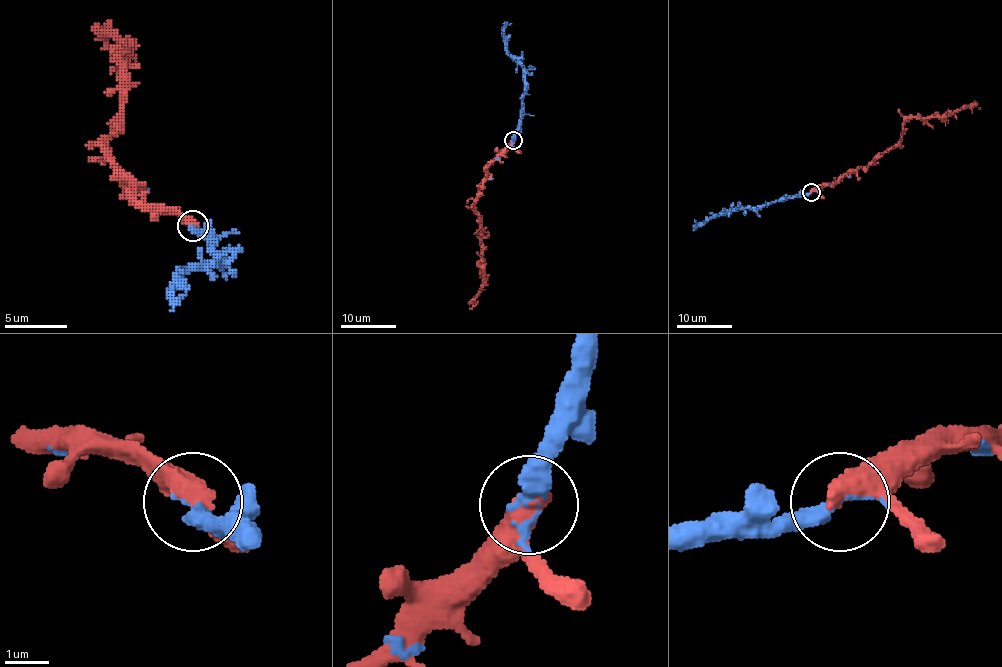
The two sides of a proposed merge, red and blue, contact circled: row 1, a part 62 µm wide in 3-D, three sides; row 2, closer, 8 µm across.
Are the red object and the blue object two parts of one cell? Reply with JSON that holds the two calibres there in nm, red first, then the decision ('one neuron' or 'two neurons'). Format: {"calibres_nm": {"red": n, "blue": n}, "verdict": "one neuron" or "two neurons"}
{"calibres_nm": {"red": 420, "blue": 280}, "verdict": "one neuron"}

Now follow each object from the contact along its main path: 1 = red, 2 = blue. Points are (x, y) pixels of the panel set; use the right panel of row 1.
1: (811, 193), (867, 168), (901, 140), (902, 126), (913, 117), (947, 117), (976, 105), (980, 109)
2: (811, 193), (758, 207), (728, 209), (698, 223), (694, 219)

